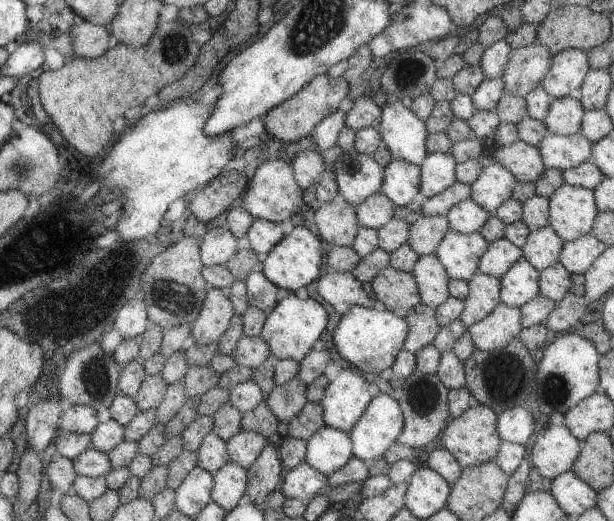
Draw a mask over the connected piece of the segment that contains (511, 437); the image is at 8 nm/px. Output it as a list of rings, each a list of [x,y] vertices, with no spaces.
[[[514,406],[499,412],[495,420],[495,430],[500,441],[525,444],[533,434],[534,418],[524,406]]]

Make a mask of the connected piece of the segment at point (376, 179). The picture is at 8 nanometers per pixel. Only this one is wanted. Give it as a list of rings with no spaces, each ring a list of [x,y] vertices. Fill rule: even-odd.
[[[352,150],[343,151],[333,163],[333,176],[339,196],[355,206],[373,192],[379,191],[383,167],[376,164],[370,156]]]

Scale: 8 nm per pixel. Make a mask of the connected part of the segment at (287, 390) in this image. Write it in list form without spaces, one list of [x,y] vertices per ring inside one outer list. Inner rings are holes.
[[[291,378],[280,386],[274,386],[269,395],[264,398],[269,411],[277,418],[281,427],[288,424],[308,402],[305,397],[306,385],[299,378]]]

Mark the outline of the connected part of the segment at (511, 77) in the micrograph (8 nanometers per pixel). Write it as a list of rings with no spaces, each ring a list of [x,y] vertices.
[[[534,42],[511,49],[501,73],[505,92],[524,97],[549,70],[552,55],[544,46]]]

